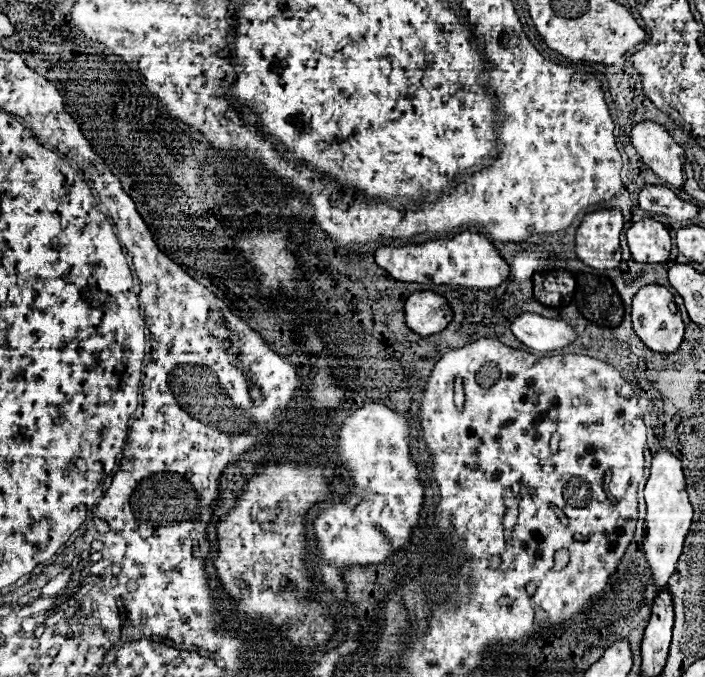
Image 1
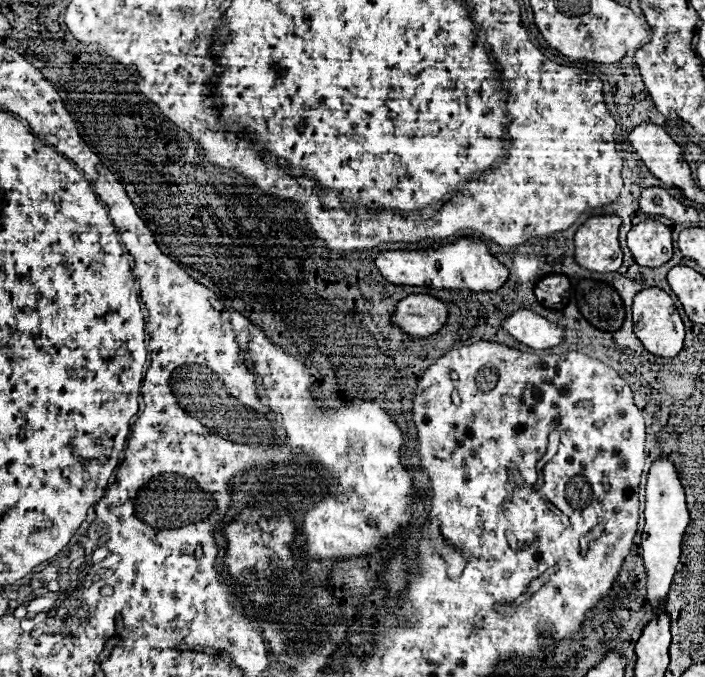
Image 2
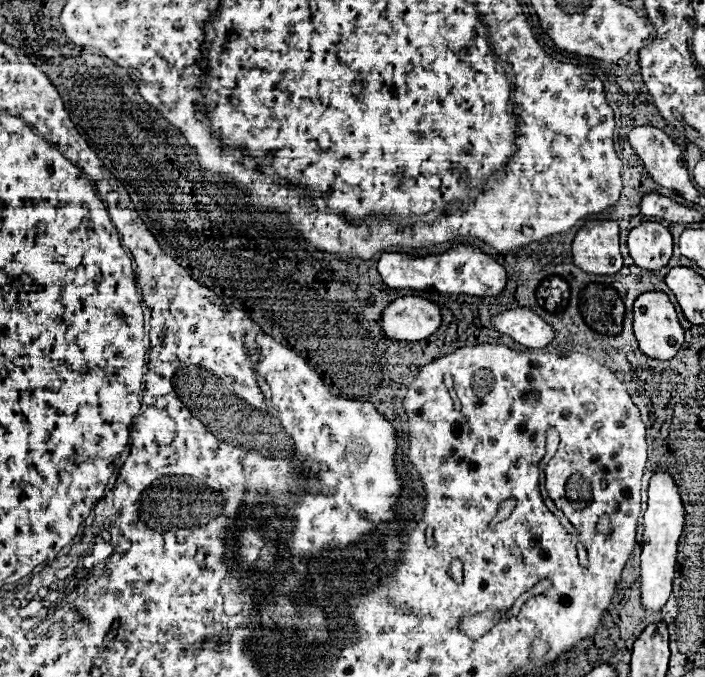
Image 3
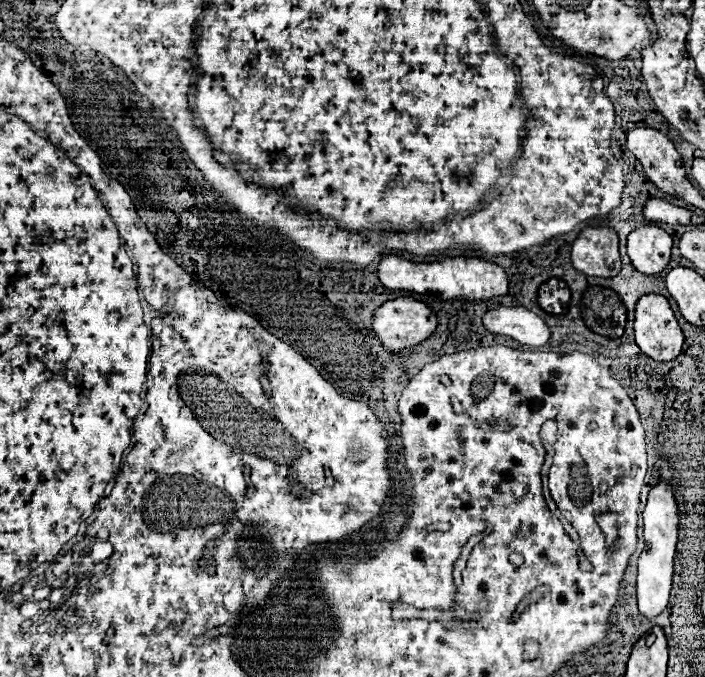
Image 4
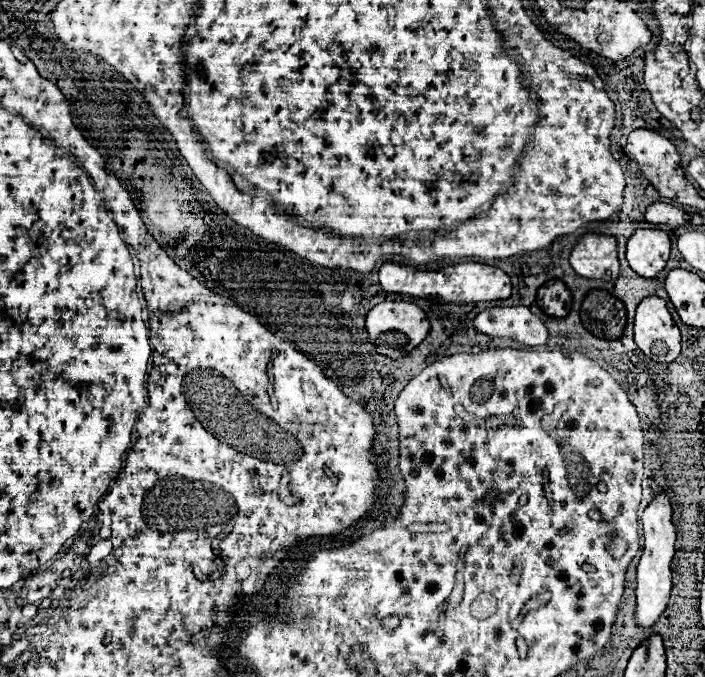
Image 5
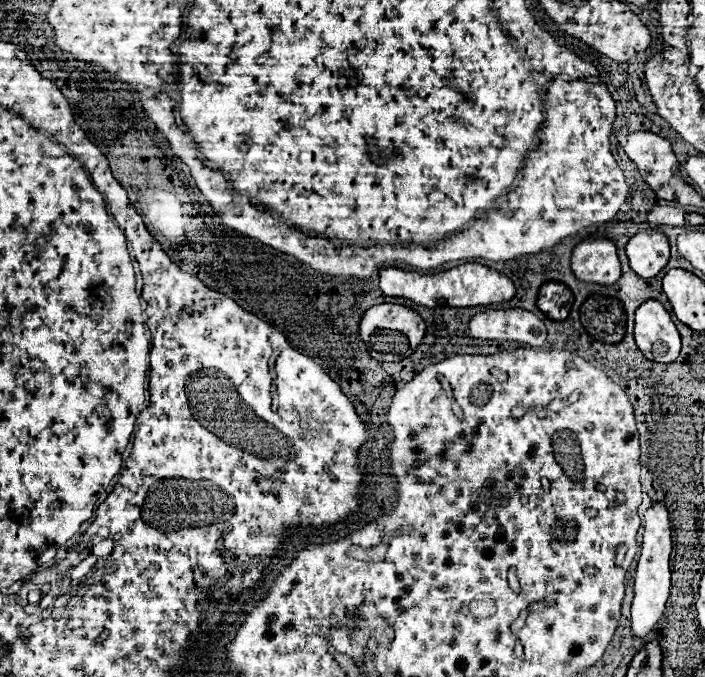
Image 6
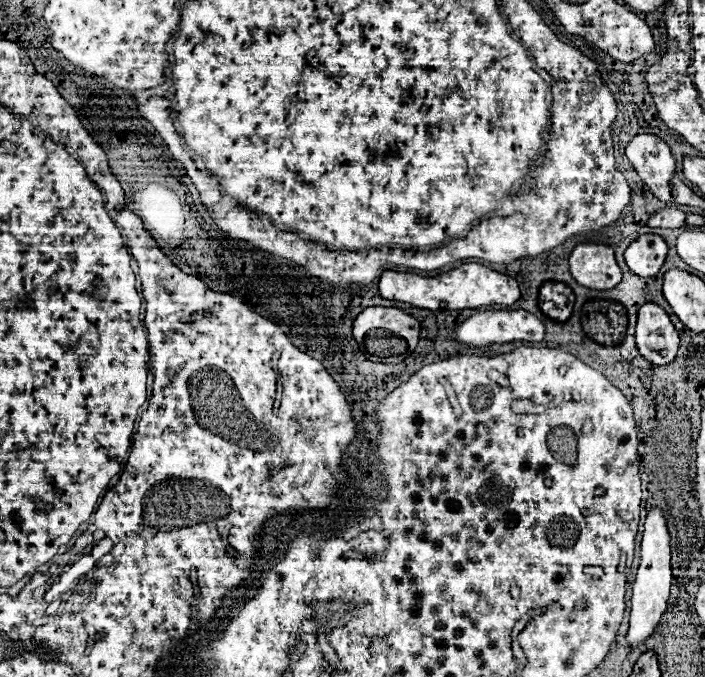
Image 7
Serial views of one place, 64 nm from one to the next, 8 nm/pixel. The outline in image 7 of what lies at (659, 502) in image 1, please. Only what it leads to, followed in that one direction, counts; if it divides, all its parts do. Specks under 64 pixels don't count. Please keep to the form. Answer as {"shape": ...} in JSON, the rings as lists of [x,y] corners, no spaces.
{"shape":[[[658,508],[650,510],[644,522],[644,536],[642,536],[642,548],[640,548],[640,568],[636,572],[636,580],[632,584],[632,612],[630,612],[630,626],[626,634],[628,646],[636,646],[644,642],[654,628],[658,626],[668,598],[670,598],[670,584],[672,584],[672,572],[670,572],[670,536],[666,530],[666,520]]]}

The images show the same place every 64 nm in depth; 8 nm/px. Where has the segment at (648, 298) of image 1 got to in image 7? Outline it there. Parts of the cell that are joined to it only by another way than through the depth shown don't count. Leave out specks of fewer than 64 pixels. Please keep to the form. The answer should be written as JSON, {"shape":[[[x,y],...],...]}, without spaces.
{"shape":[[[644,304],[638,310],[636,344],[640,354],[656,366],[670,364],[678,350],[678,332],[658,304]]]}

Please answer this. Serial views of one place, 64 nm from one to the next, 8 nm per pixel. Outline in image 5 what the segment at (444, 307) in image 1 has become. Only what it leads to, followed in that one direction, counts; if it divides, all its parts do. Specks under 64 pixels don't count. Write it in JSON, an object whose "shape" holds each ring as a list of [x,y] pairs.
{"shape":[[[382,302],[376,304],[366,316],[366,332],[370,336],[370,342],[376,346],[378,354],[392,360],[408,356],[426,338],[428,330],[430,322],[426,314],[412,302]]]}

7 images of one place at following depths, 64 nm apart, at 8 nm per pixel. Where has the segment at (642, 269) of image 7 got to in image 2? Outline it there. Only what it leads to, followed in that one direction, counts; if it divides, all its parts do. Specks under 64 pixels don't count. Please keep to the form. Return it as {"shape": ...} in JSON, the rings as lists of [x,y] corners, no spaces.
{"shape":[[[644,220],[628,232],[628,246],[636,264],[662,266],[672,258],[672,230],[656,220]]]}

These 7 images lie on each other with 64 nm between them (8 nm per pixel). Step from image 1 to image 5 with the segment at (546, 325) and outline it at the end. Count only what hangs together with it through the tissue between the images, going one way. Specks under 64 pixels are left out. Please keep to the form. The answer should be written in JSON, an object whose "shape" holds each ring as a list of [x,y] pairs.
{"shape":[[[524,306],[484,310],[474,318],[474,328],[480,334],[512,338],[526,346],[542,346],[548,338],[548,330],[542,320]]]}

